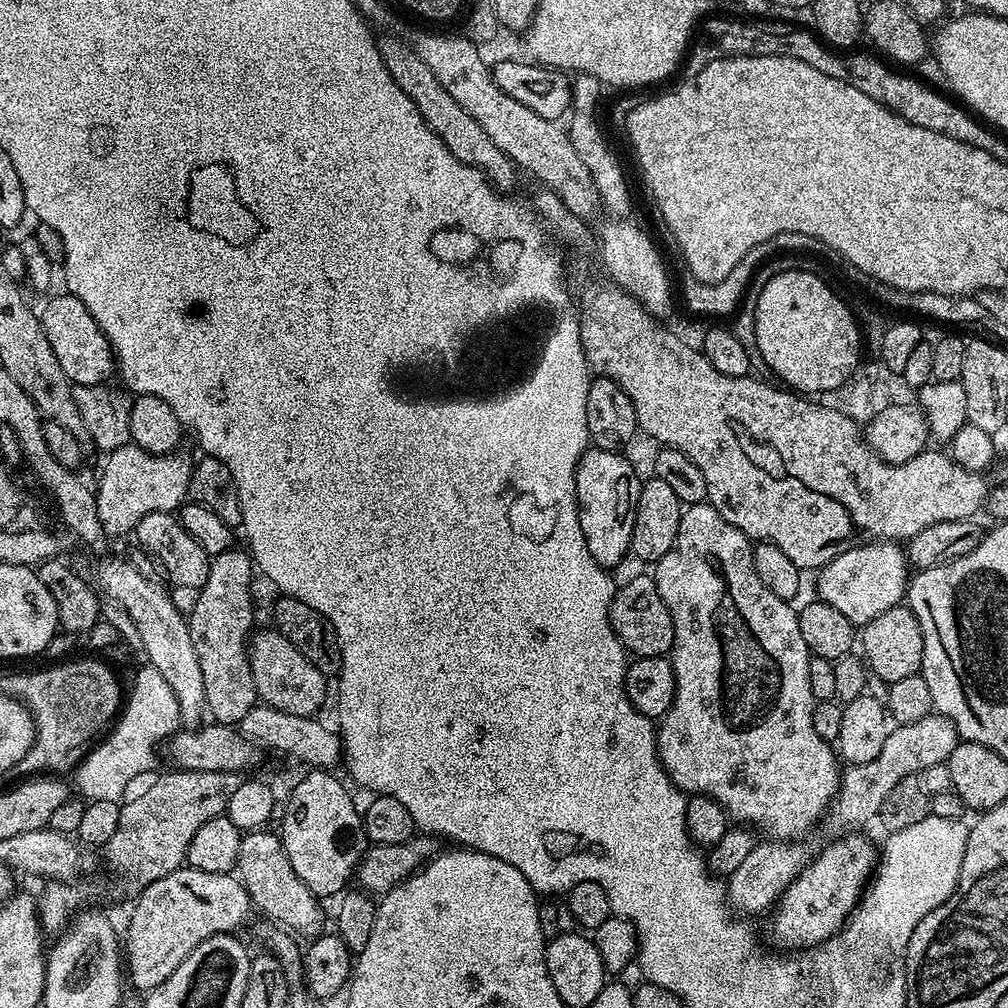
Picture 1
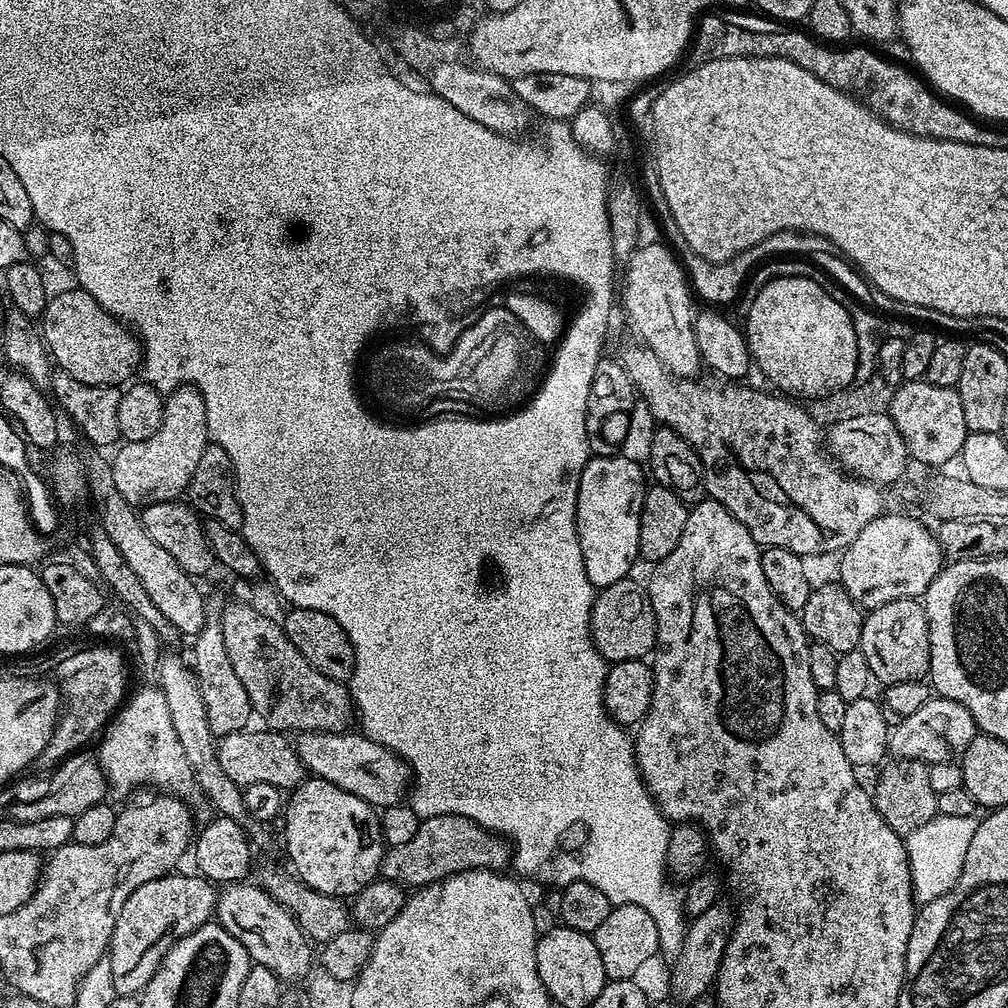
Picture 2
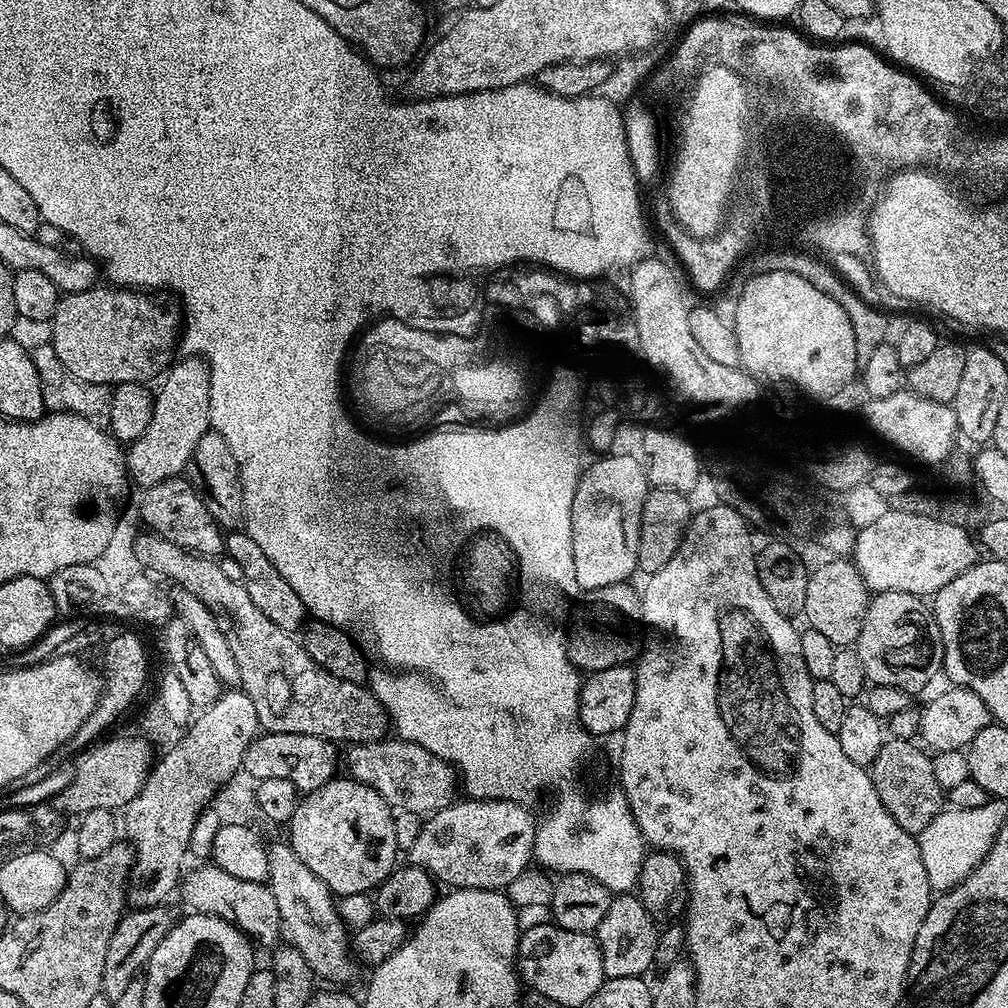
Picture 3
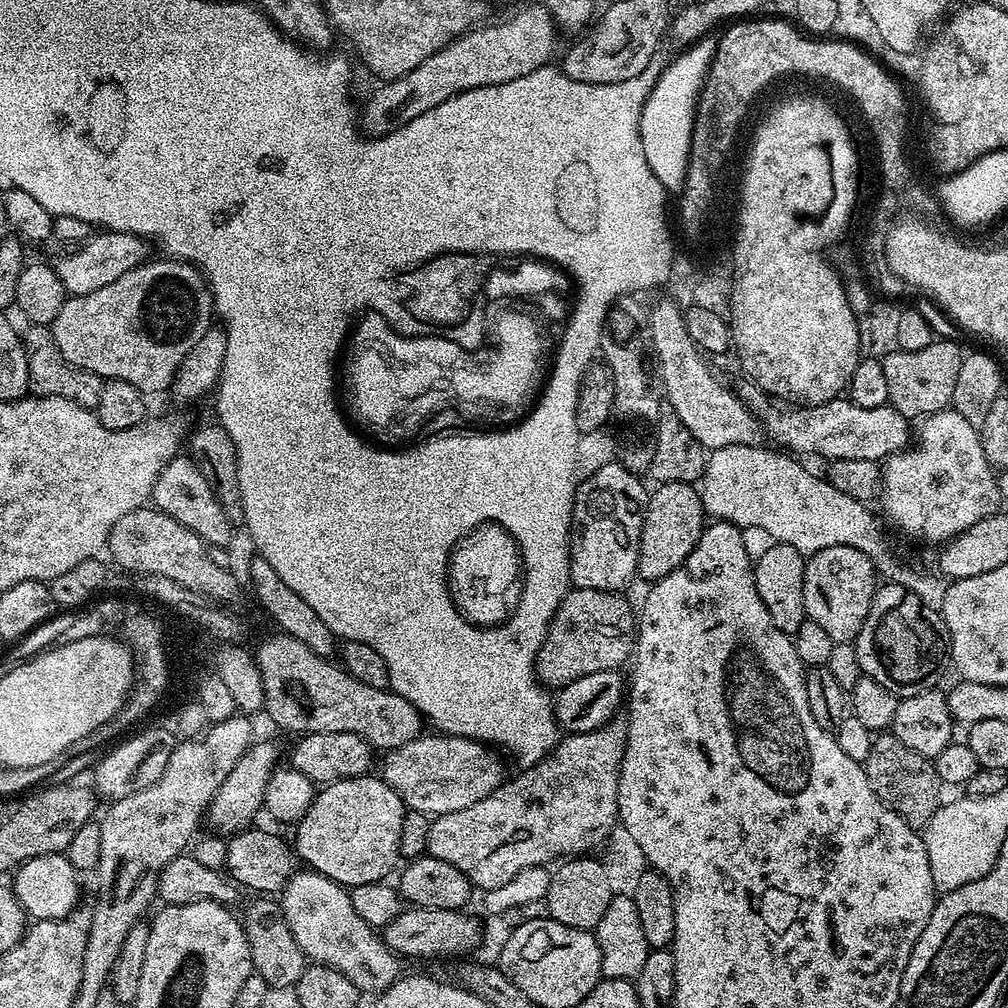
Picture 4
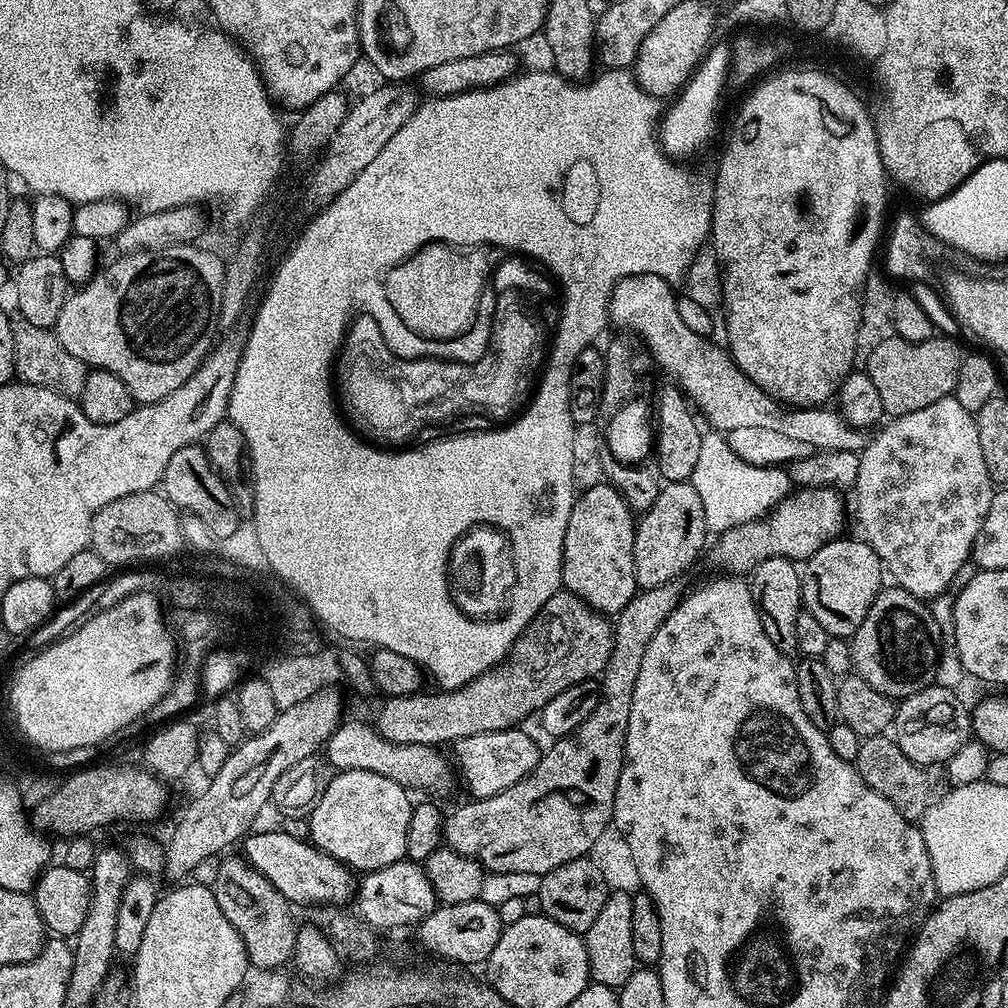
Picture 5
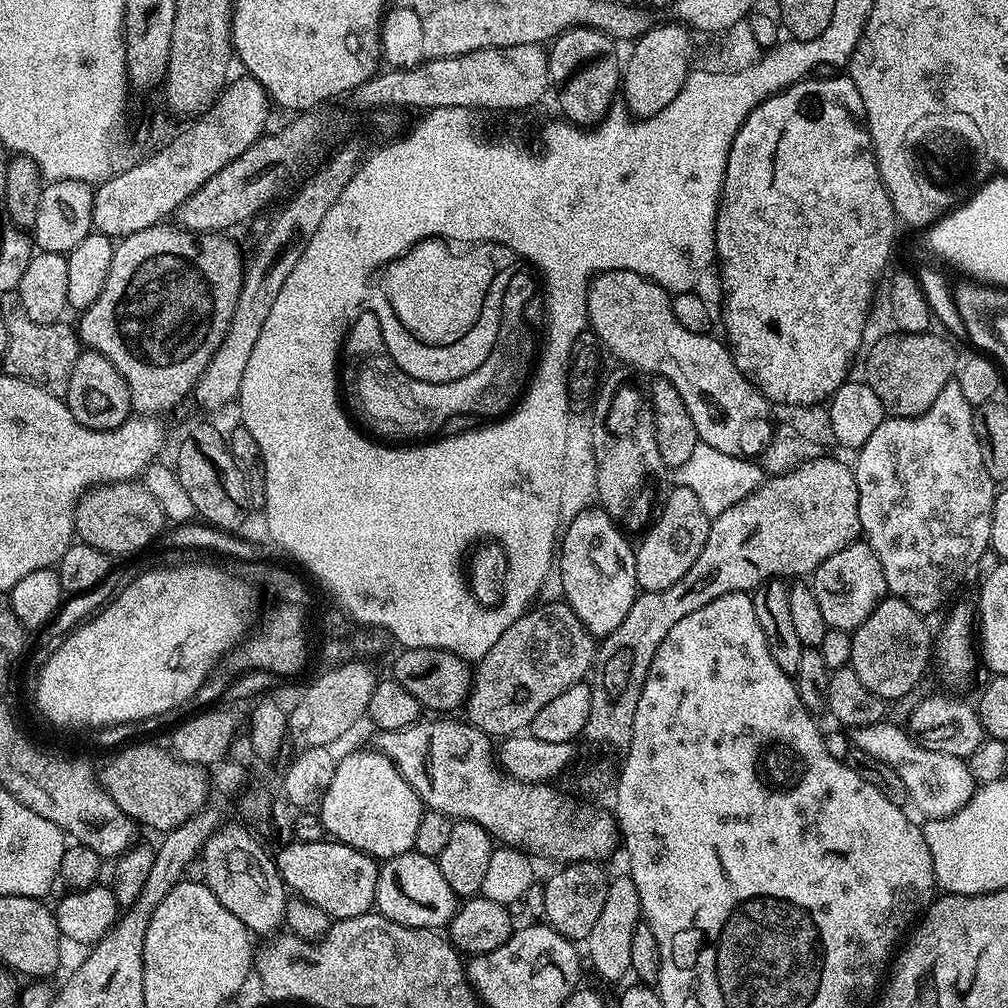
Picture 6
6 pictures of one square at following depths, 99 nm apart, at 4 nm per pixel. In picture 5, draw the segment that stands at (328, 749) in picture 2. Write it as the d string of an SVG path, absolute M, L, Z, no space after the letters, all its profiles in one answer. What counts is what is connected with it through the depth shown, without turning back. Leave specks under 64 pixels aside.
M517 726L506 730L494 730L486 734L474 734L464 740L457 740L456 764L464 775L464 784L468 787L468 796L477 800L485 800L510 786L514 782L522 782L534 766L540 761L541 745L536 745L530 737L524 733L523 727Z

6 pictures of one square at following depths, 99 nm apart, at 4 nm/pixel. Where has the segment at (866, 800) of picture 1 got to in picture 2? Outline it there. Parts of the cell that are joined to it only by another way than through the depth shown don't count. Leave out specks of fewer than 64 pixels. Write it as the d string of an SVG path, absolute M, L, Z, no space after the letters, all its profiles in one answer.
M930 698L926 706L916 713L903 717L898 725L888 733L888 751L893 757L902 760L922 760L931 766L953 763L970 746L977 736L978 729L970 710L953 700Z

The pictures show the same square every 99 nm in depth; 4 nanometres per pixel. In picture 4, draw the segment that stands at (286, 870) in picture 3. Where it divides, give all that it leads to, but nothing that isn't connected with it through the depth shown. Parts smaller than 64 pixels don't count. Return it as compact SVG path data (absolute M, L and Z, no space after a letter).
M304 868L293 873L287 886L280 893L280 914L295 942L311 963L326 965L345 974L362 994L384 992L403 975L401 957L386 947L383 937L359 918L353 906L351 893L343 885L334 883L332 879L326 878L320 872Z

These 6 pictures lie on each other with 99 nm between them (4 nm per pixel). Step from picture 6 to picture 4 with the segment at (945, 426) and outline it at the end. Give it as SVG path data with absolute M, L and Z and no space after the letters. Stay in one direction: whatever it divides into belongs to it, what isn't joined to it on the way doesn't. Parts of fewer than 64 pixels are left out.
M949 406L923 417L919 424L920 433L915 433L914 443L883 461L882 487L878 492L878 500L884 503L884 512L889 522L901 528L910 539L921 540L924 544L931 540L947 542L970 530L970 526L982 522L982 518L997 515L1001 511L1000 481L983 453L981 433L970 422L966 422L966 418L962 418L962 414L958 414L955 408Z

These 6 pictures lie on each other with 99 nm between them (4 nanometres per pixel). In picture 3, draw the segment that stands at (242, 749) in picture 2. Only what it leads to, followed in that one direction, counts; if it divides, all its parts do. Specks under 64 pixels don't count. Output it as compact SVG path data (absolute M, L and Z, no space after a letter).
M264 732L246 750L243 771L259 782L266 778L286 778L302 794L307 794L326 786L337 775L337 745L331 740L323 740L310 734L282 734L281 732Z

